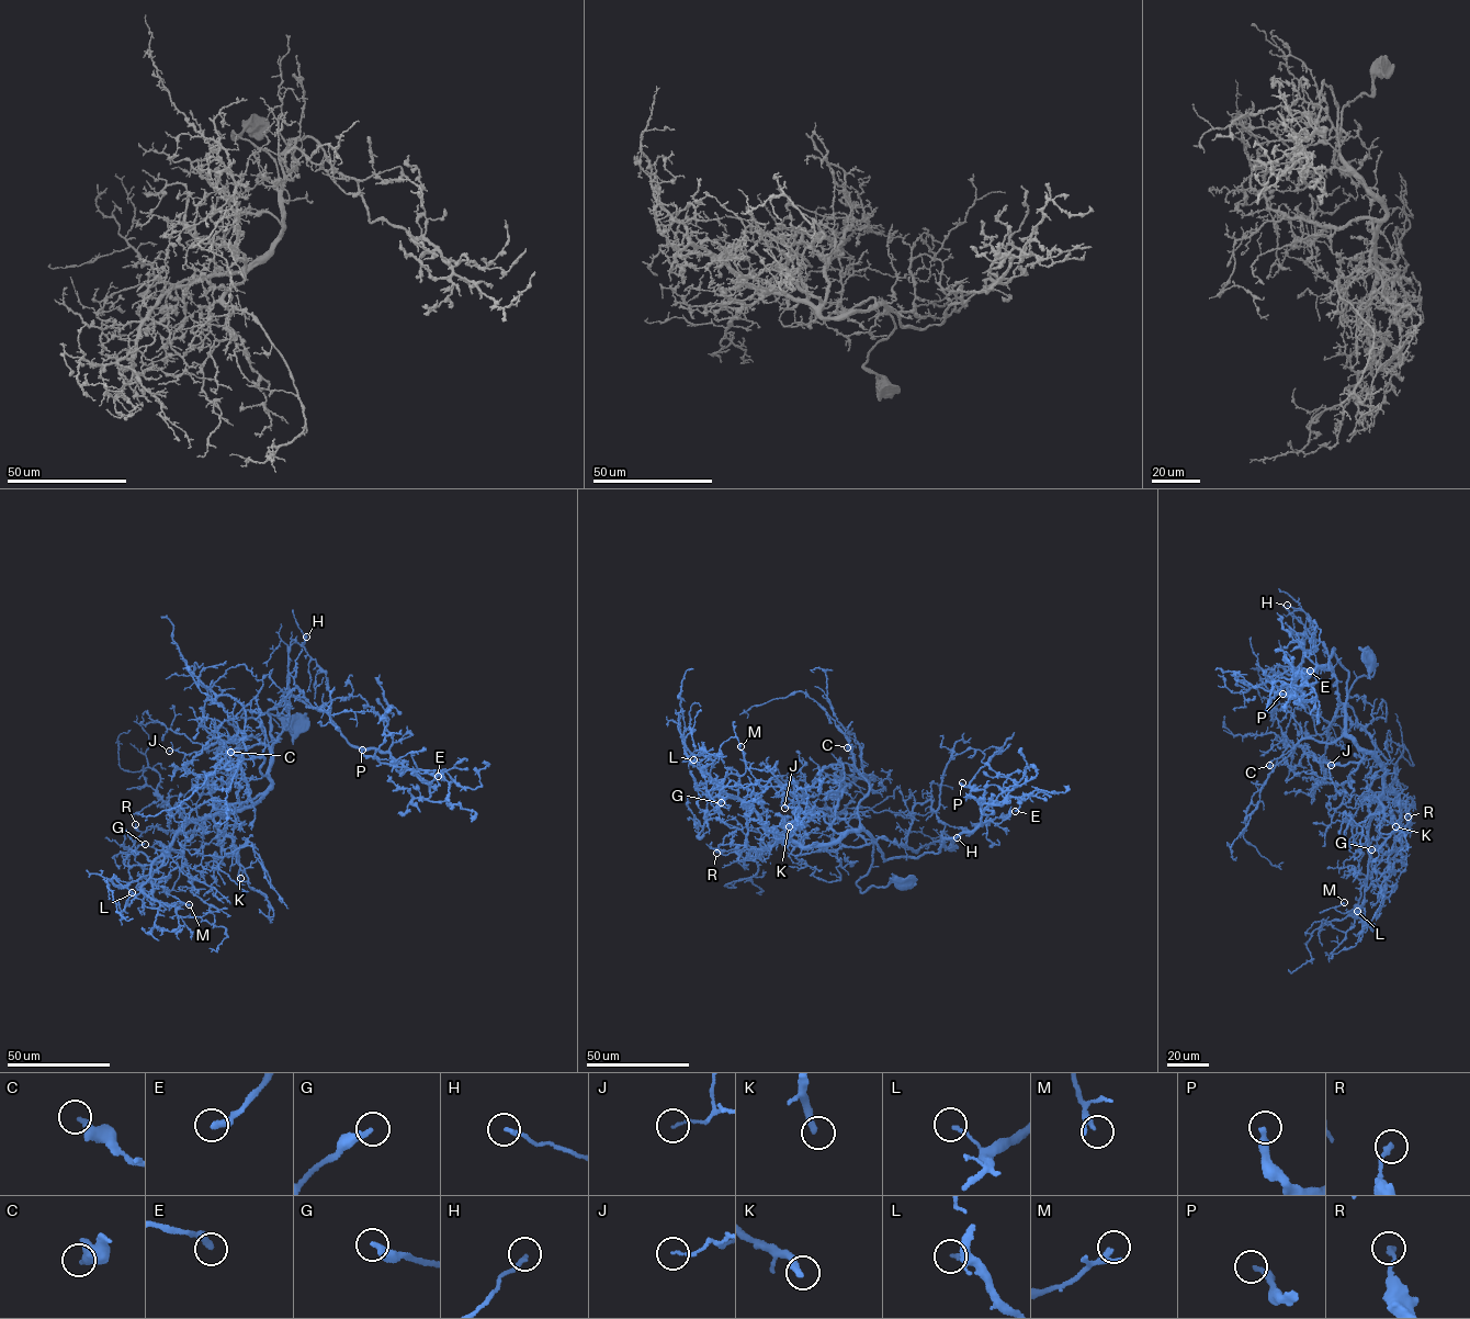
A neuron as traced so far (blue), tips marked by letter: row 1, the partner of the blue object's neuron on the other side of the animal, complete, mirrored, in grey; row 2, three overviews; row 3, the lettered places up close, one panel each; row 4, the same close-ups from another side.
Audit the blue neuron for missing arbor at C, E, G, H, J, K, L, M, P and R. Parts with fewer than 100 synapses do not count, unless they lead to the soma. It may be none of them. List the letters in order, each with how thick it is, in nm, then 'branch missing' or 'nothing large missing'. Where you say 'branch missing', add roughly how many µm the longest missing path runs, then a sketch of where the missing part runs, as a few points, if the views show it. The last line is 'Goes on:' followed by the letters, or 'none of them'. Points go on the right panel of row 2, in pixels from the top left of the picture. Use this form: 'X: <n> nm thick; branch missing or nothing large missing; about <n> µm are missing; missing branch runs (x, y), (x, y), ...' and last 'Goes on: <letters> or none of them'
C: 360 nm thick; nothing large missing
E: 300 nm thick; nothing large missing
G: 280 nm thick; nothing large missing
H: 190 nm thick; nothing large missing
J: 90 nm thick; nothing large missing
K: 300 nm thick; branch missing; about 60 µm are missing; missing branch runs (1395, 826), (1397, 850), (1389, 867), (1394, 870), (1399, 886)
L: 160 nm thick; nothing large missing
M: 260 nm thick; nothing large missing
P: 280 nm thick; nothing large missing
R: 220 nm thick; nothing large missing
Goes on: K

